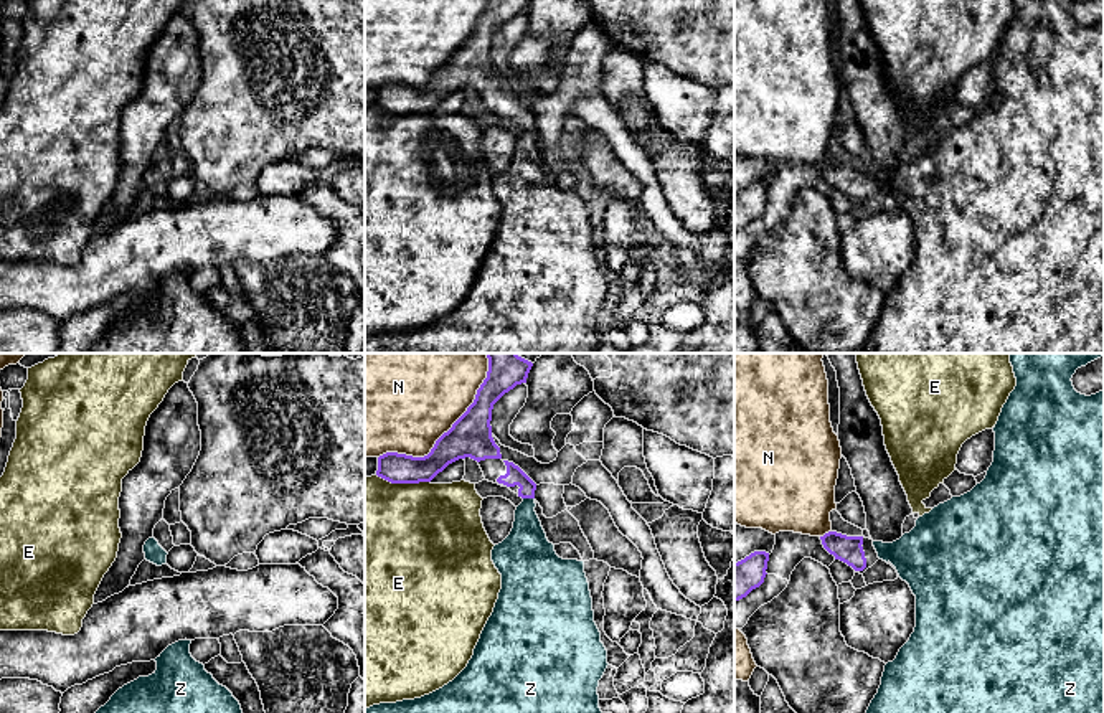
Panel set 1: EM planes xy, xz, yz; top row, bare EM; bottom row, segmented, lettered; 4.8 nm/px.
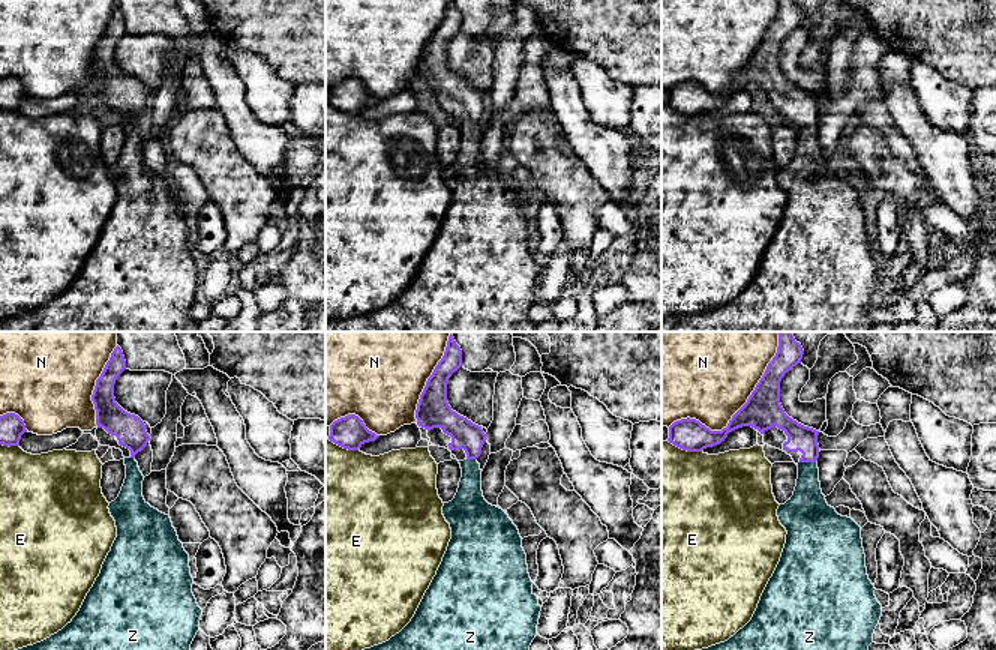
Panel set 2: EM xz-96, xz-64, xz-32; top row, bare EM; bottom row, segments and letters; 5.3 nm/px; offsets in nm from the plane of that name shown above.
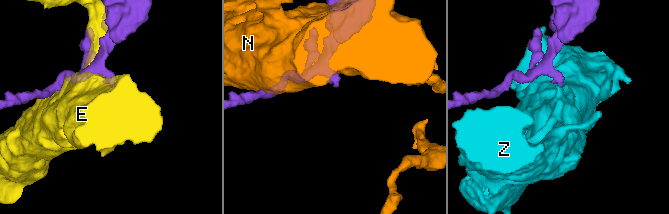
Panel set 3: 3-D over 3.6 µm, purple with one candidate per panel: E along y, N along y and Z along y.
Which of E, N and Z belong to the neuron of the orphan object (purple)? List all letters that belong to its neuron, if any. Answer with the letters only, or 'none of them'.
Z

